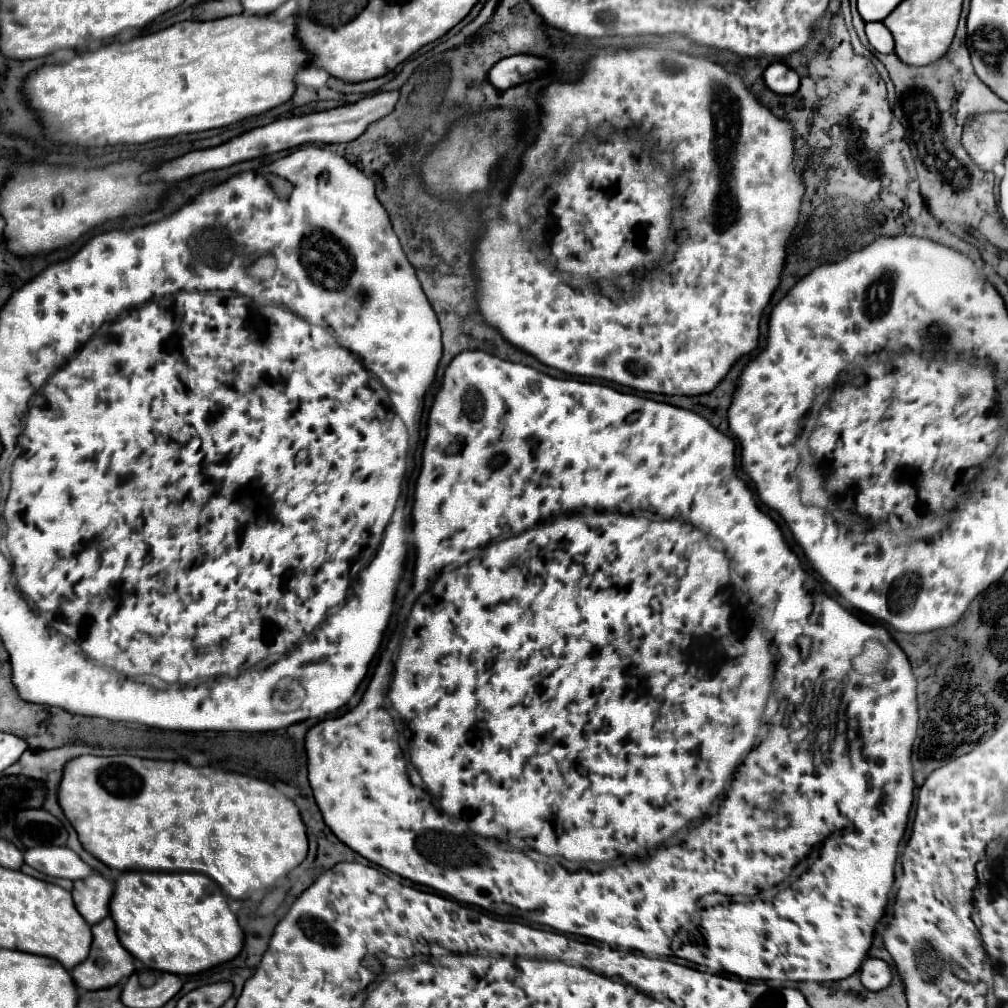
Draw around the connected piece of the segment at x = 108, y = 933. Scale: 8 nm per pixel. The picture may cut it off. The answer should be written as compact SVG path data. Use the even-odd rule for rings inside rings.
M111 917L99 925L93 925L91 931L91 955L71 969L71 977L83 989L107 989L117 985L121 979L127 979L135 971L133 955L121 947ZM99 959L101 967L97 963Z

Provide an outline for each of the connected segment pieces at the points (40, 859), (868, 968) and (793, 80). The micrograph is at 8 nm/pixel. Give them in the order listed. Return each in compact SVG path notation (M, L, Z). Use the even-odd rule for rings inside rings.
M35 847L25 851L25 863L33 869L51 875L51 877L65 877L71 881L87 879L89 875L97 873L91 865L87 865L75 851L69 847Z
M867 957L861 965L861 983L869 989L869 991L881 991L891 983L891 969L885 961L881 959L871 959Z
M771 63L763 77L765 85L777 95L793 95L799 89L799 75L783 63Z

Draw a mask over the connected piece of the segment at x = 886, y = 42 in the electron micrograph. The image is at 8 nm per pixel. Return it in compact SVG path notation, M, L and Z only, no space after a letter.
M867 23L865 25L865 33L867 33L867 39L869 39L871 47L877 53L887 55L887 53L893 53L895 51L893 35L891 35L891 31L883 23Z

